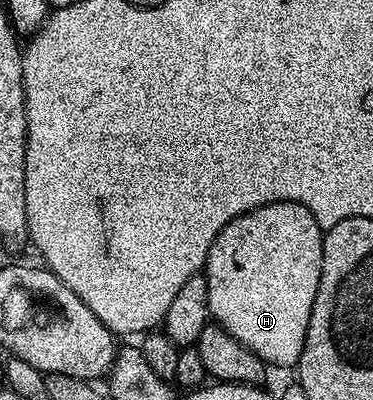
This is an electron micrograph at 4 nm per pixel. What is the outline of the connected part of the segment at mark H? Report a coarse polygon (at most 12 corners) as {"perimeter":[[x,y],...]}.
{"perimeter":[[310,209],[231,219],[202,272],[210,316],[295,368],[322,273]]}

